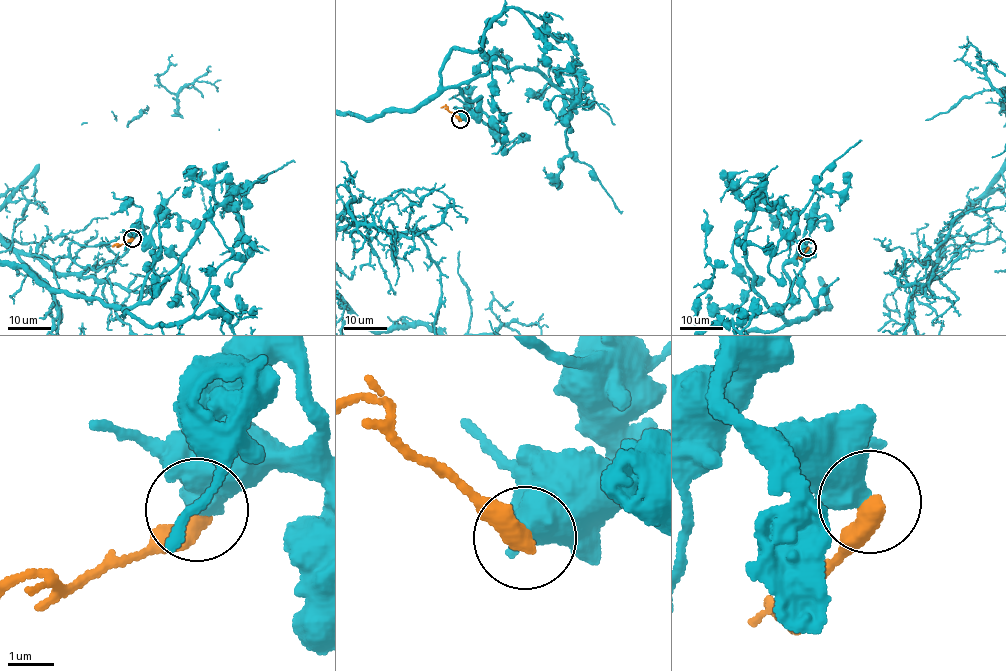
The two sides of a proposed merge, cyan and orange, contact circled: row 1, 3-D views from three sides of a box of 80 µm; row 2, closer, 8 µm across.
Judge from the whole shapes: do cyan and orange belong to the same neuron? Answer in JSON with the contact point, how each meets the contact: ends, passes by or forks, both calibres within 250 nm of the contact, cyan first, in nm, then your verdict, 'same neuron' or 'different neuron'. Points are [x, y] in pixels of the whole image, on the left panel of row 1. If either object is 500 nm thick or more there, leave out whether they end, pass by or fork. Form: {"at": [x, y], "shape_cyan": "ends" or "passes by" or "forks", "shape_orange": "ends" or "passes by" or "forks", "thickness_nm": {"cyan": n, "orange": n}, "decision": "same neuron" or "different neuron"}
{"at": [132, 238], "thickness_nm": {"cyan": 600, "orange": 480}, "decision": "different neuron"}

